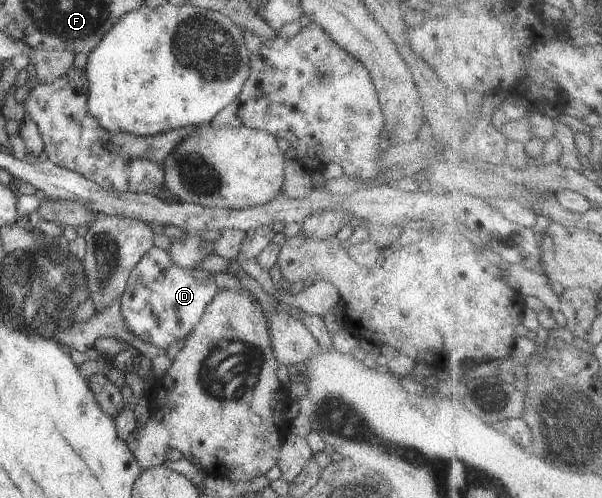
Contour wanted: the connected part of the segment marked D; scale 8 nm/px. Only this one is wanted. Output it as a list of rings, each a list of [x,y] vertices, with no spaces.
[[[154,246],[129,273],[120,297],[122,317],[126,327],[138,339],[166,350],[171,343],[184,339],[194,329],[218,290],[212,273],[181,268],[170,259],[168,251]]]

